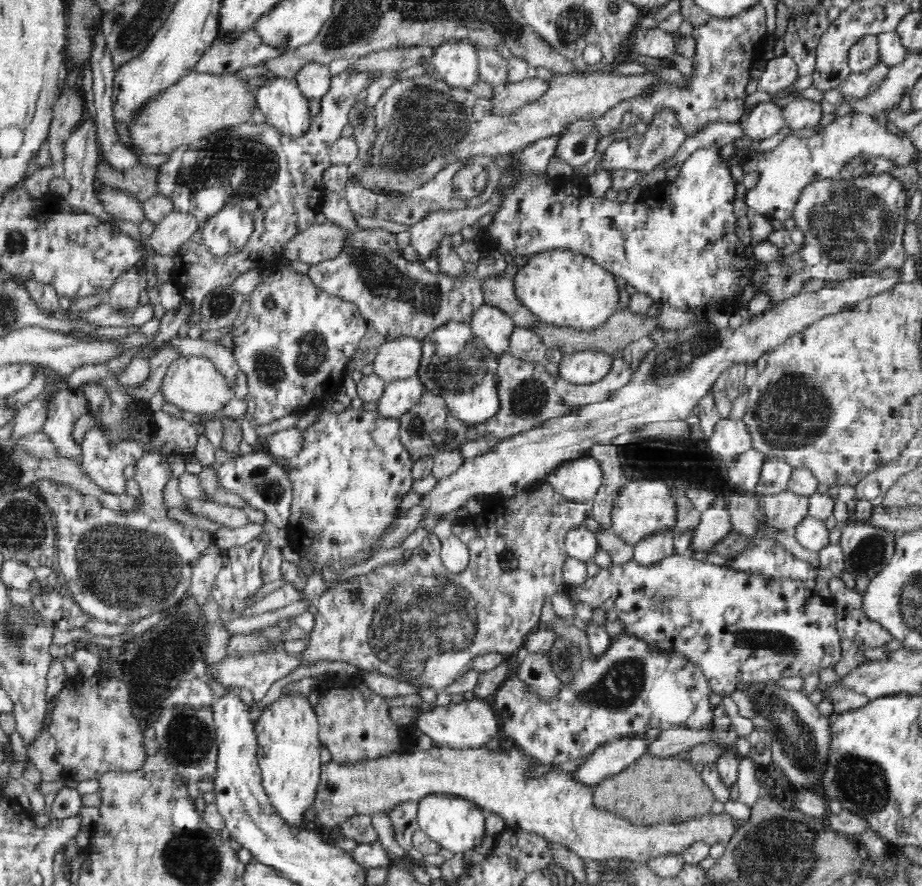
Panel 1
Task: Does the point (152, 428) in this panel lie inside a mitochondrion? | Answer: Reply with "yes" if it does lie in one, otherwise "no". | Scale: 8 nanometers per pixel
no

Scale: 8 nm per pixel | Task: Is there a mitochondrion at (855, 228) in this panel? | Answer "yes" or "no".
yes

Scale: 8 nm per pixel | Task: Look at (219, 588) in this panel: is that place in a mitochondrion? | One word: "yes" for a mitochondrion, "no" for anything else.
no

